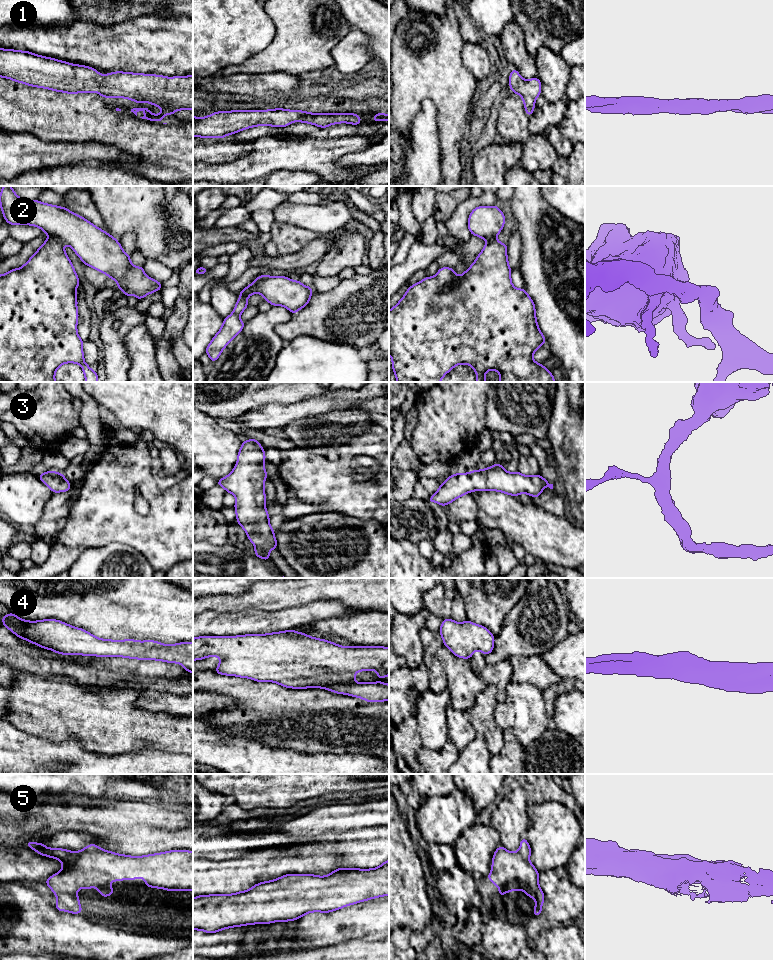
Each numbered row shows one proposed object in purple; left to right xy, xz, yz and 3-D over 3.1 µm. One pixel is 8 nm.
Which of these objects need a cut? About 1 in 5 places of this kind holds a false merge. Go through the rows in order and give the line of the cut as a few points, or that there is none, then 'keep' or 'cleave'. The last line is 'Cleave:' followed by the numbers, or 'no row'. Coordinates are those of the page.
1: no cut | keep
2: xy (49, 235), (57, 238), (63, 244) | cleave
3: no cut | keep
4: no cut | keep
5: no cut | keep
Cleave: 2

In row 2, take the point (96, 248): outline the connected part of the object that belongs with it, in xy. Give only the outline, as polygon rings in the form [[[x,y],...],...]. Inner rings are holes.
[[[4,186],[0,192],[0,207],[6,222],[10,225],[32,225],[42,229],[48,236],[69,245],[76,255],[95,270],[102,272],[118,283],[123,296],[134,295],[138,300],[155,291],[161,291],[161,282],[148,277],[144,268],[133,266],[130,255],[126,254],[117,239],[96,227],[87,219],[71,212],[65,207],[28,200],[16,195],[11,186]]]

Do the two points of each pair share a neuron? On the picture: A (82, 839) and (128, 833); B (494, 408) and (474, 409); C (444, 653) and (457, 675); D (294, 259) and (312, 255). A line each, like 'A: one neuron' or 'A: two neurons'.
A: two neurons
B: two neurons
C: one neuron
D: one neuron

